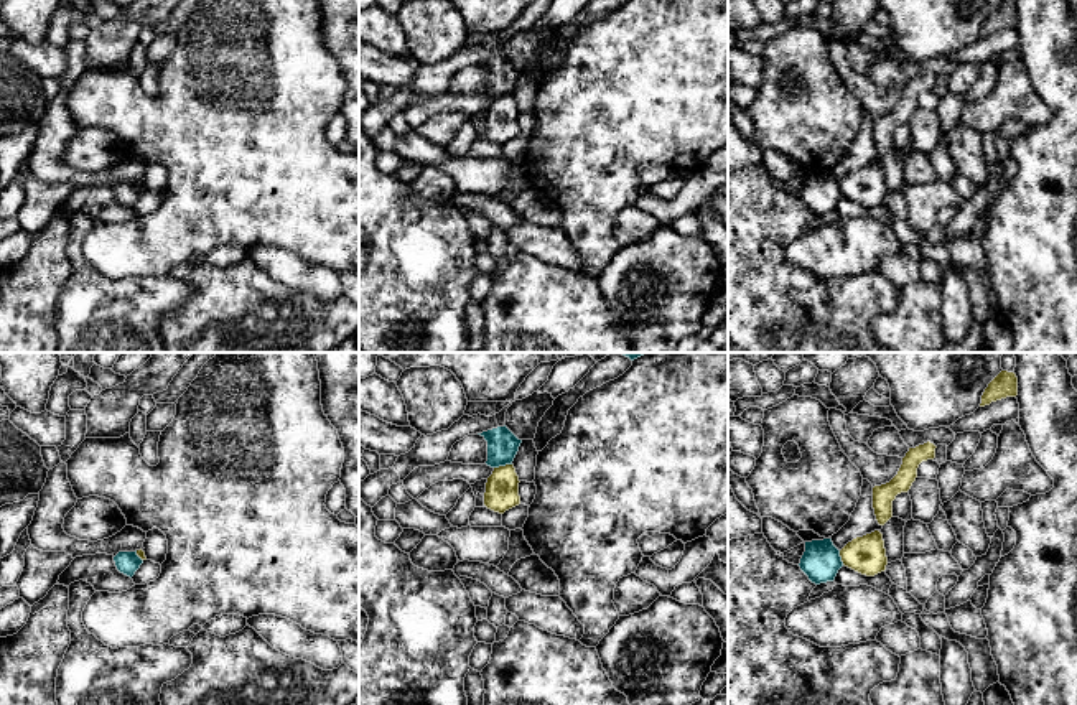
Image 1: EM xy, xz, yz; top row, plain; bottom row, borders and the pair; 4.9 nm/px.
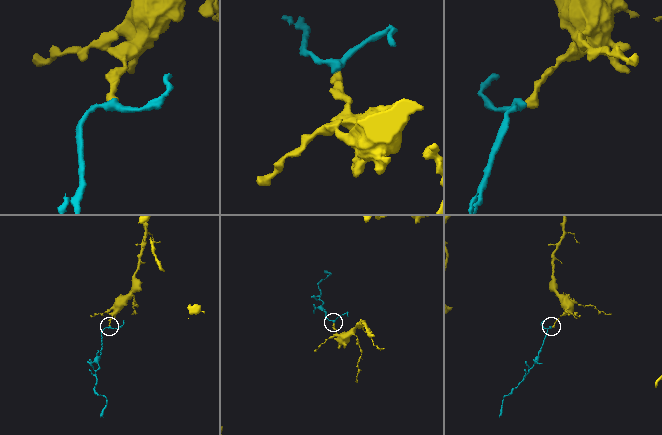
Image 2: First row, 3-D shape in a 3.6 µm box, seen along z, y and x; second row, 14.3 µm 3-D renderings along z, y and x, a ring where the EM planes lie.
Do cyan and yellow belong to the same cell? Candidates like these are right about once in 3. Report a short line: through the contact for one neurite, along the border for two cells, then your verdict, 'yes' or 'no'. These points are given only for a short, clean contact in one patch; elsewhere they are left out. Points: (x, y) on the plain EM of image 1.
line xz (511, 94), (494, 99); no

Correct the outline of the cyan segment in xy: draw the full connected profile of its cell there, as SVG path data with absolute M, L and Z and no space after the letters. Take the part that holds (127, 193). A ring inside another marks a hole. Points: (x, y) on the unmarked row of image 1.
M137 181L135 183L119 183L114 188L114 193L115 193L117 201L130 209L135 206L135 203L143 194L143 191L137 186Z

